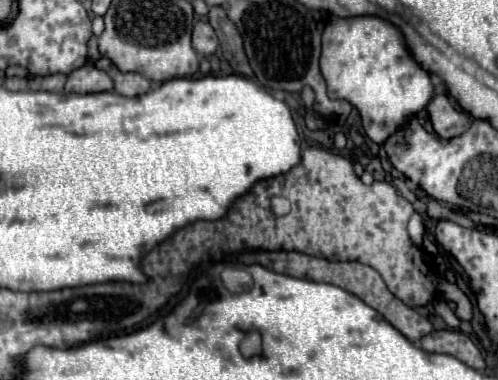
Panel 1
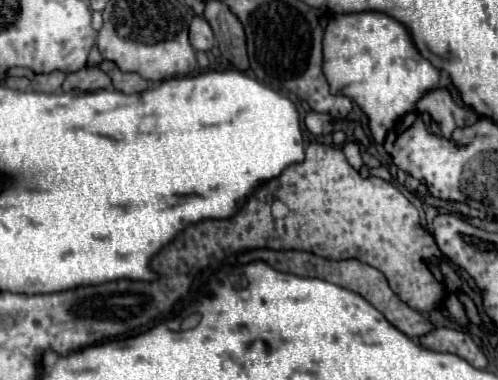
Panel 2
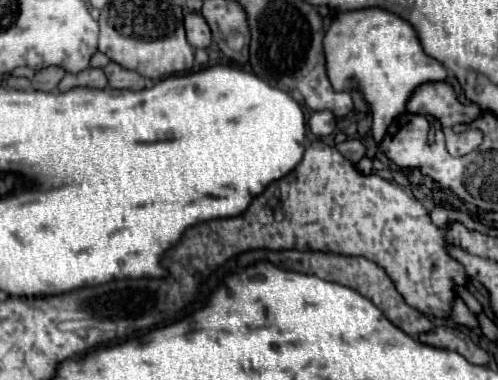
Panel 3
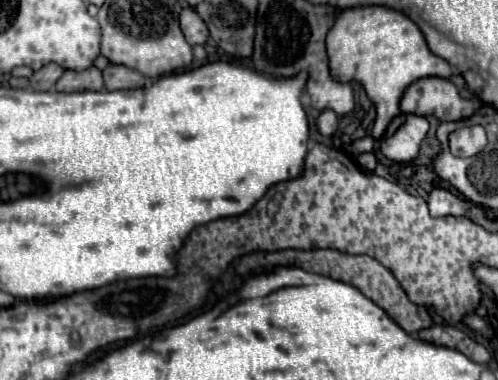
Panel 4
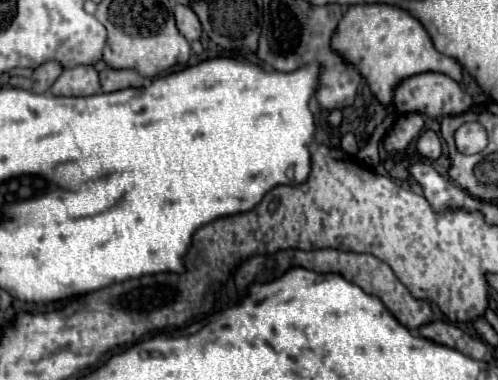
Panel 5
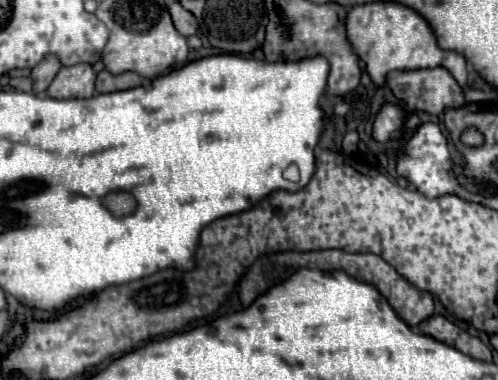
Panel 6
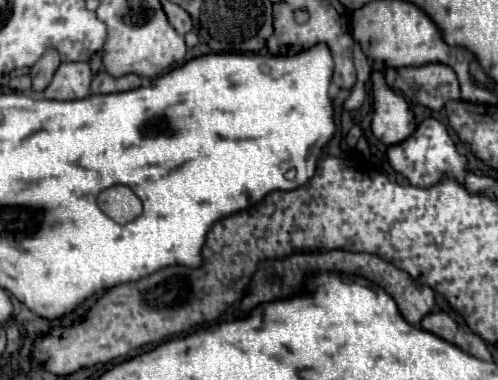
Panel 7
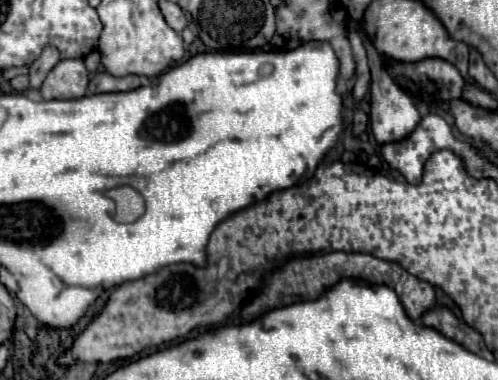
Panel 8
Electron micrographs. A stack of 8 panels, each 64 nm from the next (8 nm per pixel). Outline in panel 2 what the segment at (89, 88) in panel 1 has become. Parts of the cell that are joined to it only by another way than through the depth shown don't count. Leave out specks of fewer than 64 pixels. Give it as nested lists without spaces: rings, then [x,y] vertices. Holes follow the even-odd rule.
[[[82,68],[80,72],[72,72],[72,74],[66,74],[66,80],[62,84],[62,92],[68,92],[68,90],[100,90],[100,88],[112,88],[112,82],[110,78],[98,68]]]

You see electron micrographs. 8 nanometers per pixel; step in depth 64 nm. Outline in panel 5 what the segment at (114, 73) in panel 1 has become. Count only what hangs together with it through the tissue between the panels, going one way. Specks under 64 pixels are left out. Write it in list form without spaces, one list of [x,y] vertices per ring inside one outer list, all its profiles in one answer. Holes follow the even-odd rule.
[[[106,68],[100,72],[100,86],[104,92],[116,92],[124,88],[142,86],[142,76],[136,70],[112,70]]]

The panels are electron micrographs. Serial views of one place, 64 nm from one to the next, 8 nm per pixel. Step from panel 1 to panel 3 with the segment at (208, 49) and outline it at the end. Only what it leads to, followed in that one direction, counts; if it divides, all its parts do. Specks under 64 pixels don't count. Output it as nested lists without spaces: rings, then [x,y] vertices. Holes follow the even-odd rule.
[[[196,12],[186,14],[184,28],[186,28],[186,38],[188,38],[190,46],[194,46],[194,48],[208,48],[210,46],[212,34],[210,34],[206,20],[200,14],[196,14]]]

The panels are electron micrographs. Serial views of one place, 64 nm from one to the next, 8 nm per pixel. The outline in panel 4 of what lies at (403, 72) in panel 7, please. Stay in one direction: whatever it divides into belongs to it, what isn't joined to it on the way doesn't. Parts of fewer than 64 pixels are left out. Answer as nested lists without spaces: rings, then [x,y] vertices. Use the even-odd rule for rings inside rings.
[[[426,76],[412,82],[402,98],[400,110],[420,116],[436,116],[438,120],[466,120],[480,106],[478,98],[462,98],[448,78]]]

